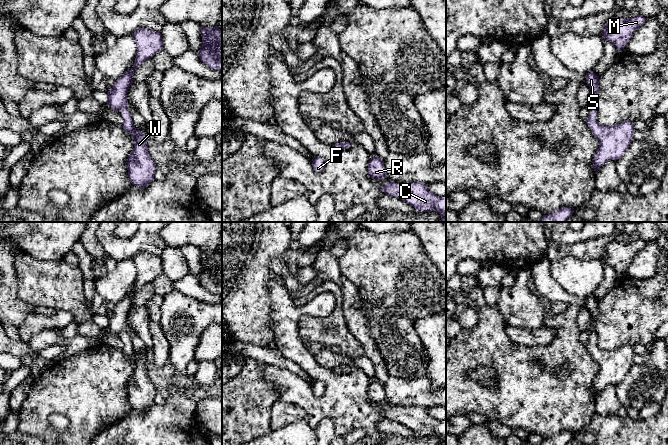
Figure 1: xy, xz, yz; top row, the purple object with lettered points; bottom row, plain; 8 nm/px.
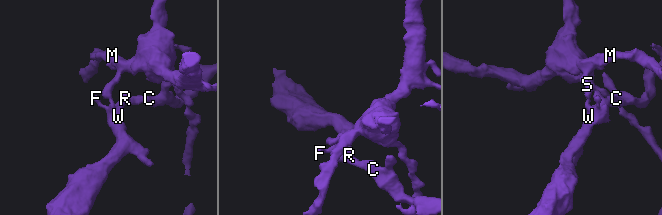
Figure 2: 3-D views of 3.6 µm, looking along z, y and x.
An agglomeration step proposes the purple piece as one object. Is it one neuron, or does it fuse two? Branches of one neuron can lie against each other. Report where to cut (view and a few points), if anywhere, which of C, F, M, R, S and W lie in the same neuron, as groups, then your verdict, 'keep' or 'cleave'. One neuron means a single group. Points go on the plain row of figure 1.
xy (127, 330), (120, 334) | C F R W / M S | cleave

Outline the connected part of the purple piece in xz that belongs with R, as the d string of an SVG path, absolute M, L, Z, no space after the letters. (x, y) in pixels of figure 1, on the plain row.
M377 380L371 382L368 388L368 397L369 400L375 404L386 402L386 393L381 382Z

